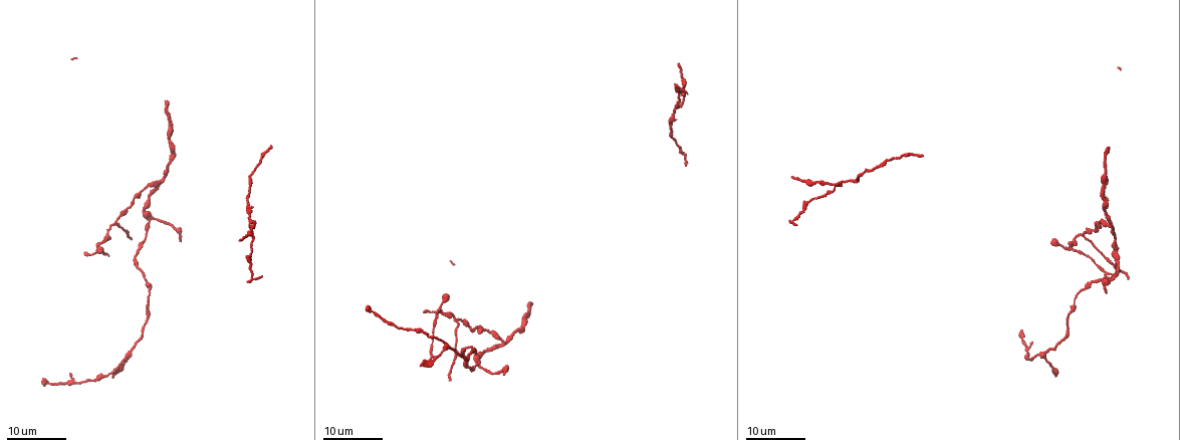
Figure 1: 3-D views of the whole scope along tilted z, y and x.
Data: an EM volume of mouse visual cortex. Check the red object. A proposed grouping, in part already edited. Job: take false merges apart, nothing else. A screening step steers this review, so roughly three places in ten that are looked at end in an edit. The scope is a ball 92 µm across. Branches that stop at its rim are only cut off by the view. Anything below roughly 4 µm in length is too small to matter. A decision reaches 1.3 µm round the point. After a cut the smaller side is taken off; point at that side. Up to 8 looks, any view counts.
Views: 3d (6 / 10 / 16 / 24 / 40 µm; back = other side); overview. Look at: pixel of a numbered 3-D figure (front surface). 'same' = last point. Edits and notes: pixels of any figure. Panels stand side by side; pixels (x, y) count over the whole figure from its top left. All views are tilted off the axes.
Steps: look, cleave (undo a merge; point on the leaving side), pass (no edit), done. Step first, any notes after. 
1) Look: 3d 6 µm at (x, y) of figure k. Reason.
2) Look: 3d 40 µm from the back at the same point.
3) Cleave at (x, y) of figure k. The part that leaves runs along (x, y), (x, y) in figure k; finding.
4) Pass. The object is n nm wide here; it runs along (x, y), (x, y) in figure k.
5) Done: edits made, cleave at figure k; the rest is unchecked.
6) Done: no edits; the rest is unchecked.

Look: 3d 16 µm at (125, 356) of figure 1. Side arm on a straight run.

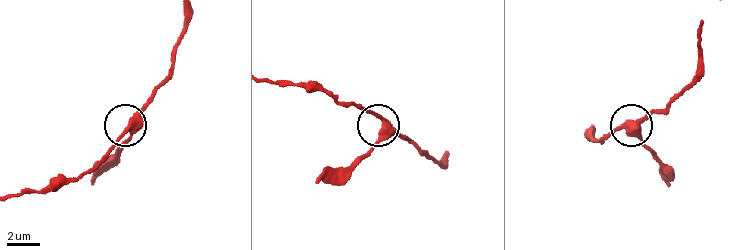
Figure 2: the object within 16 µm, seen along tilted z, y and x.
Look: 3d 10 µm at (131, 127) of figure 2.

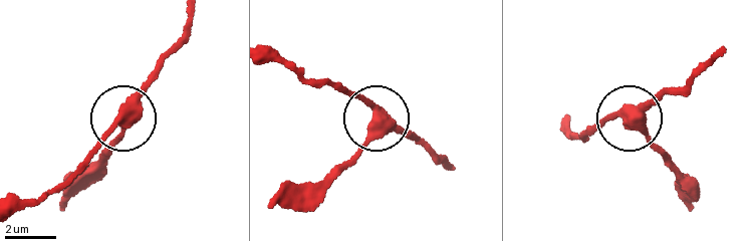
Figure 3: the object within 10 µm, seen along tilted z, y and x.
Pass. It runs along (192, 11), (158, 77), (111, 140) in figure 3; all the same neuron.

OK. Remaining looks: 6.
Look: 3d 24 µm at (458, 324) of figure 1. Three-way junction.

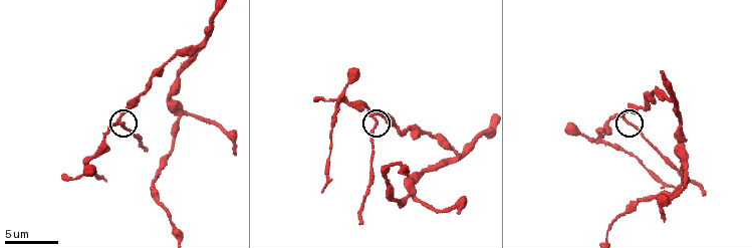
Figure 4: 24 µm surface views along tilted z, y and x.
Look: 3d 10 µm at (626, 122) of figure 4.

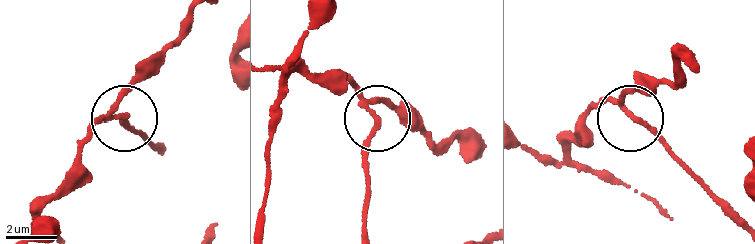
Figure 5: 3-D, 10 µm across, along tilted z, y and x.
Cleave at (126, 123) of figure 5. The object is 150 nm wide here; the part that leaves runs along (365, 109), (374, 130), (364, 221) in figure 5; a second neuron is stuck on.

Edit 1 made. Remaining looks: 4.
Look: overview.

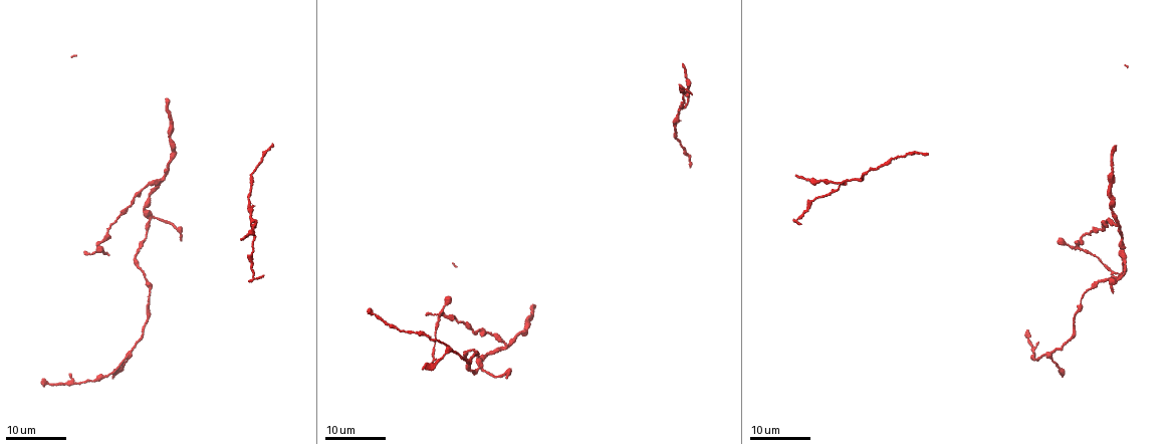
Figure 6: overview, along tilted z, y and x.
Look: 3d 16 µm at (440, 316) of figure 6. Thin arm on a thick one.

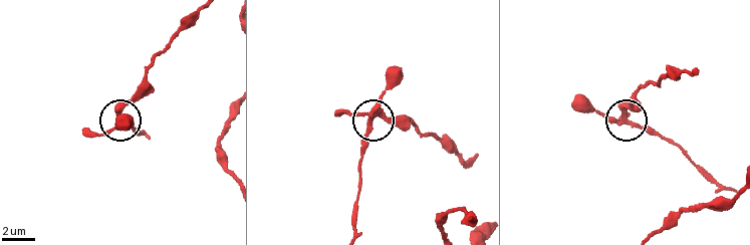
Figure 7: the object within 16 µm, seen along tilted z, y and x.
Look: 3d 10 µm at (368, 121) of figure 7.

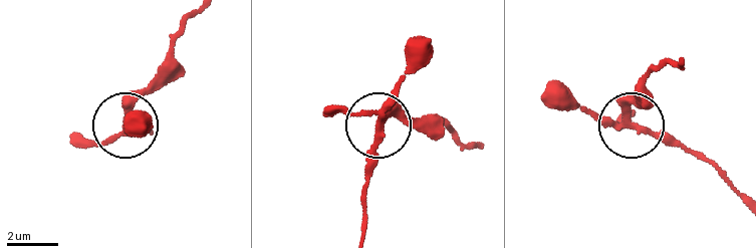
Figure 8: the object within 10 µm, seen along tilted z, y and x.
Cleave at (369, 159) of figure 8. The part that leaves runs along (378, 122), (361, 232) in figure 8; two neurons meet here.

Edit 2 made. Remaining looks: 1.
Done: edits made, cleave at figure 5, cleave at figure 8; the rest is unchecked.

